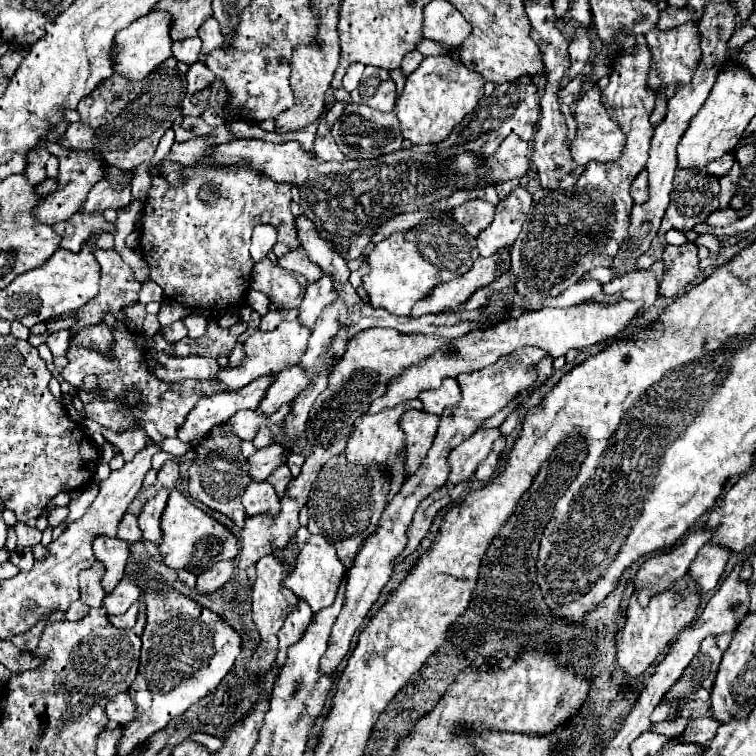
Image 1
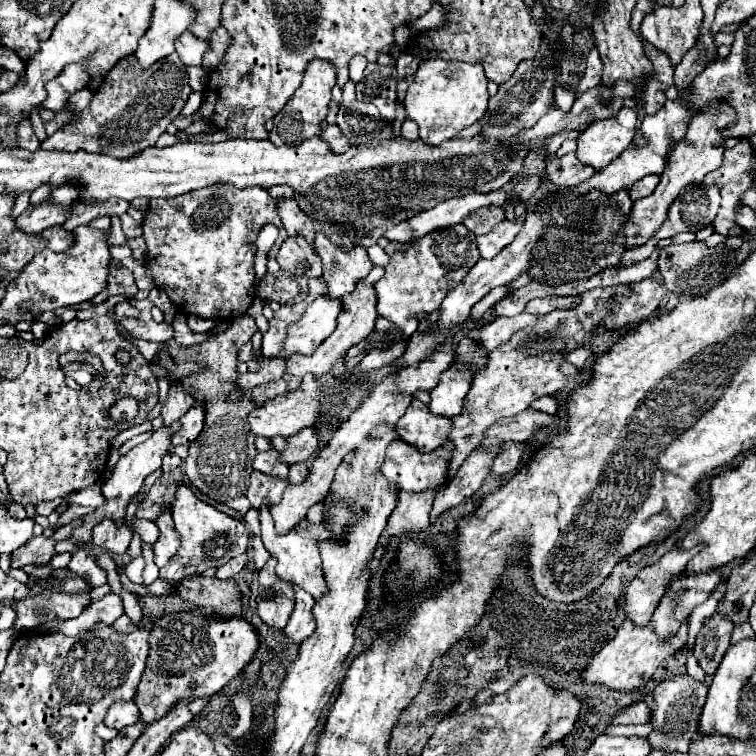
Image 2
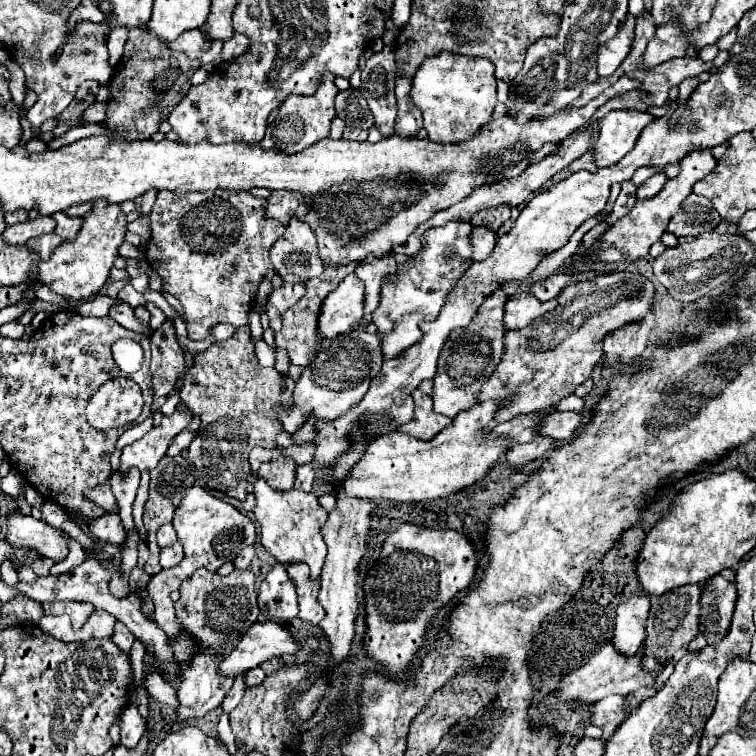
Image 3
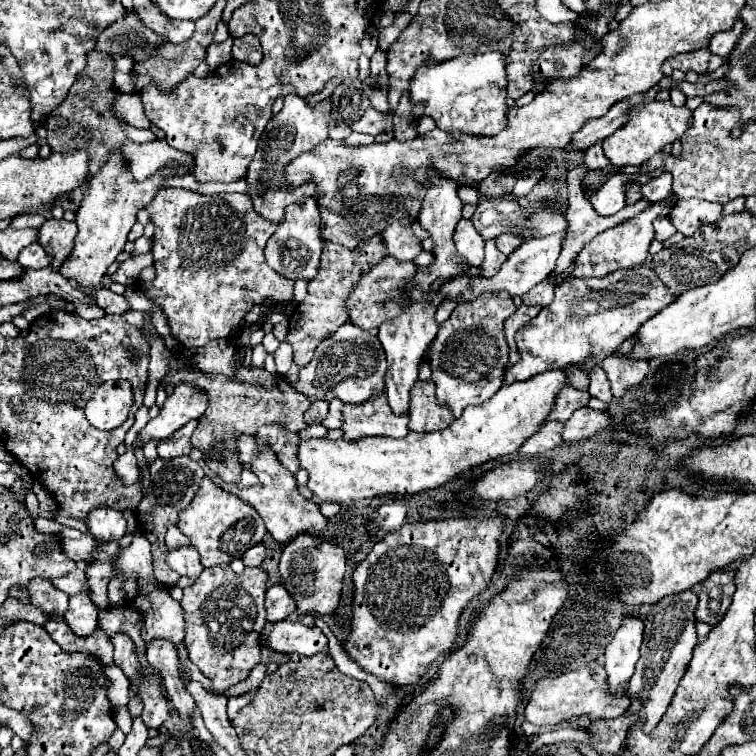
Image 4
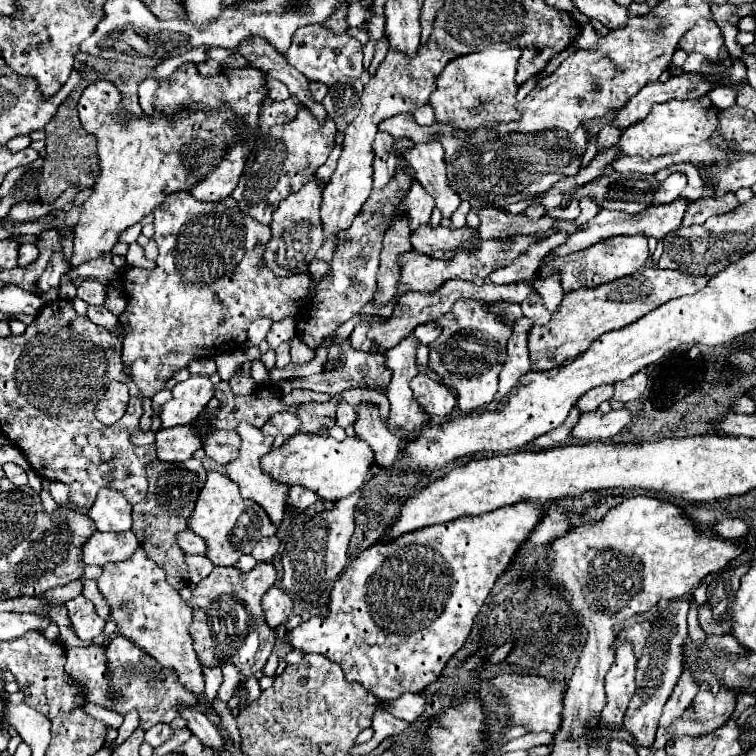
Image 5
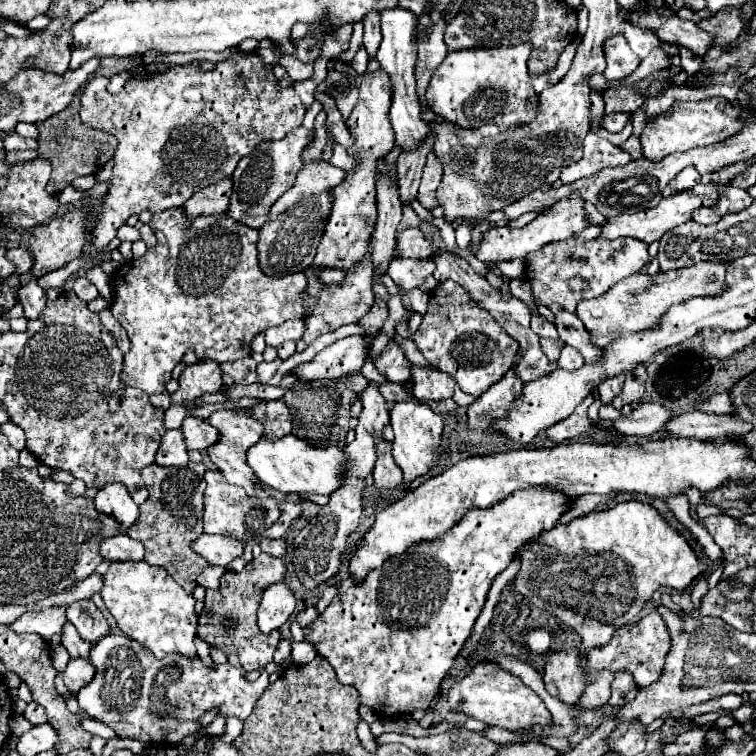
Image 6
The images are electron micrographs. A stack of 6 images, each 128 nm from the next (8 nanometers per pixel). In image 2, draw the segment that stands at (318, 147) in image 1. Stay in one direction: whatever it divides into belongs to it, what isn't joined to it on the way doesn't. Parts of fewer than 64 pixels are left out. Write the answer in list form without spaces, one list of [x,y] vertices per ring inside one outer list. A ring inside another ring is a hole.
[[[324,120],[324,134],[320,134],[320,138],[332,148],[332,152],[346,152],[350,148],[348,140],[342,136],[336,124],[328,124],[326,120]]]

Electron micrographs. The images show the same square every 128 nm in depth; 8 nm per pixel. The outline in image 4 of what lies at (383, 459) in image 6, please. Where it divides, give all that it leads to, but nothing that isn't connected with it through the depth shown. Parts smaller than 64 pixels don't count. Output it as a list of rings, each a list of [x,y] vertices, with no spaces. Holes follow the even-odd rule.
[[[384,392],[370,396],[364,404],[348,404],[342,408],[344,440],[360,440],[366,436],[404,438],[408,434],[408,414],[396,416],[388,406]]]

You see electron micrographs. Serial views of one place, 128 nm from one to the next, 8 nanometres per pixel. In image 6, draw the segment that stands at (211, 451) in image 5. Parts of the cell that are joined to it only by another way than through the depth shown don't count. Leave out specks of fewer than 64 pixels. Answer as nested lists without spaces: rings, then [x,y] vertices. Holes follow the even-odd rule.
[[[186,416],[184,418],[182,432],[184,432],[184,438],[186,438],[188,450],[206,450],[218,438],[216,428],[212,428],[208,422],[204,422],[196,416]]]

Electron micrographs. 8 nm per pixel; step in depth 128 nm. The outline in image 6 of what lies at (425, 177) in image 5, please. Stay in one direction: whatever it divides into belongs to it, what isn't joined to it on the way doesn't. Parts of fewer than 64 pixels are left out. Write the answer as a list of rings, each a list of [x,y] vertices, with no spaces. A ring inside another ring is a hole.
[[[392,8],[384,10],[380,14],[382,18],[382,44],[378,48],[376,60],[380,62],[380,68],[390,74],[392,86],[394,86],[394,98],[390,108],[390,120],[392,128],[396,132],[396,144],[402,150],[416,150],[428,136],[428,124],[420,120],[420,102],[416,94],[416,16],[404,8]]]

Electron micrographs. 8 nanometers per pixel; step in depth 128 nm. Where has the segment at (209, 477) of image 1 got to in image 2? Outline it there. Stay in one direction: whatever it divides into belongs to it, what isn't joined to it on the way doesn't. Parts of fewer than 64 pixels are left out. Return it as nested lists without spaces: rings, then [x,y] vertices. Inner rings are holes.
[[[112,296],[108,298],[104,304],[100,306],[88,306],[82,310],[76,312],[76,318],[78,320],[90,320],[92,316],[100,316],[100,314],[106,314],[110,316],[116,326],[118,326],[118,332],[122,336],[126,336],[128,340],[132,340],[136,344],[136,348],[140,350],[140,354],[150,360],[154,356],[154,352],[166,348],[168,354],[176,360],[176,362],[196,362],[200,366],[206,366],[208,370],[204,374],[198,374],[198,376],[192,376],[192,378],[186,378],[182,384],[190,388],[190,392],[194,394],[196,402],[202,402],[206,406],[206,424],[204,424],[204,430],[200,432],[200,436],[190,444],[190,454],[186,458],[186,476],[190,480],[190,484],[194,488],[198,488],[202,494],[206,494],[208,498],[220,502],[220,504],[226,504],[230,508],[234,508],[236,512],[240,512],[240,516],[244,516],[248,510],[250,510],[250,502],[246,498],[246,488],[248,488],[248,476],[252,474],[252,460],[256,456],[256,448],[254,448],[254,434],[250,434],[250,428],[248,428],[248,412],[258,408],[260,404],[264,404],[266,400],[270,398],[276,398],[280,394],[286,394],[286,382],[284,380],[278,380],[278,382],[268,382],[268,384],[260,384],[248,392],[244,392],[244,398],[240,402],[228,402],[228,392],[236,388],[234,380],[238,378],[236,374],[236,366],[238,366],[238,360],[236,360],[236,352],[240,346],[244,346],[246,342],[250,342],[252,334],[258,330],[256,324],[254,324],[254,318],[244,314],[240,318],[236,318],[232,322],[232,326],[226,330],[226,332],[220,332],[218,336],[210,338],[208,342],[204,344],[198,344],[198,346],[180,346],[174,338],[164,342],[164,344],[156,344],[156,342],[146,342],[146,340],[138,340],[134,336],[128,336],[128,332],[124,332],[124,328],[120,328],[120,318],[114,314],[114,308],[116,304],[120,304],[124,300],[124,296]]]

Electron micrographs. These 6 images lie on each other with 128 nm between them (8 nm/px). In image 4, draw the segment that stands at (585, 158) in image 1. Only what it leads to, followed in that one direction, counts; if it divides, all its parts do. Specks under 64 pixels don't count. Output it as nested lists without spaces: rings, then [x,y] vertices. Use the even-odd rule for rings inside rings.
[[[648,102],[642,104],[642,108],[632,108],[628,114],[628,122],[618,128],[612,136],[604,138],[604,156],[614,166],[642,166],[646,160],[650,160],[656,152],[660,152],[666,144],[674,144],[682,134],[688,130],[688,118],[692,118],[692,112],[682,106],[676,108],[672,102]]]

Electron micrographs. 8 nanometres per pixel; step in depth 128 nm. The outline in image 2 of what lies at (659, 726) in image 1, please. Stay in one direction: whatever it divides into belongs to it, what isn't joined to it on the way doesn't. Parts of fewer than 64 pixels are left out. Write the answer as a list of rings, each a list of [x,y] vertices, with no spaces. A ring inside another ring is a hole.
[[[650,724],[639,725],[611,725],[604,731],[605,734],[612,736],[639,736],[646,737],[651,731]]]

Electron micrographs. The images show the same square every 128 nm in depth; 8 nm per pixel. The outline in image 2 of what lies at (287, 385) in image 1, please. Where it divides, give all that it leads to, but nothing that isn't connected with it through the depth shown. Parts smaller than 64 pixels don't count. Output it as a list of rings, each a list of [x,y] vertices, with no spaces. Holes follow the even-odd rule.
[[[372,268],[372,272],[364,280],[360,280],[356,284],[354,292],[342,298],[342,302],[344,302],[344,314],[340,314],[340,320],[338,320],[336,330],[316,348],[316,352],[312,356],[300,356],[300,354],[296,354],[296,356],[292,356],[292,358],[286,360],[286,372],[284,372],[282,378],[288,384],[288,390],[296,390],[302,384],[304,374],[322,376],[328,370],[332,370],[334,368],[334,362],[340,360],[340,358],[344,358],[346,352],[348,352],[348,348],[352,348],[358,342],[362,342],[366,338],[366,332],[372,332],[374,330],[374,322],[378,318],[378,312],[376,312],[376,296],[374,296],[376,292],[372,288],[372,282],[376,282],[382,274],[384,274],[382,268]]]

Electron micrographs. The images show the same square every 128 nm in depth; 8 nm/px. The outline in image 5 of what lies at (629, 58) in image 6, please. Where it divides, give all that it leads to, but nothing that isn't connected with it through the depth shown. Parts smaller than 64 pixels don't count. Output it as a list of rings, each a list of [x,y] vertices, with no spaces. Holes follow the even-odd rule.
[[[591,24],[581,27],[580,34],[576,38],[574,45],[583,49],[596,48],[599,40],[599,35],[595,32]]]

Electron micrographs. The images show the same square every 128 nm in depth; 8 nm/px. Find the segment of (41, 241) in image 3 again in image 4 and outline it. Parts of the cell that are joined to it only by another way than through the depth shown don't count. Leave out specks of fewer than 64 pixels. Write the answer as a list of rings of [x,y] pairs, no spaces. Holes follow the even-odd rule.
[[[34,242],[34,244],[30,244],[28,248],[24,248],[24,250],[20,252],[18,262],[20,262],[24,268],[36,268],[36,270],[38,270],[38,268],[50,266],[52,256],[50,256],[38,242]]]

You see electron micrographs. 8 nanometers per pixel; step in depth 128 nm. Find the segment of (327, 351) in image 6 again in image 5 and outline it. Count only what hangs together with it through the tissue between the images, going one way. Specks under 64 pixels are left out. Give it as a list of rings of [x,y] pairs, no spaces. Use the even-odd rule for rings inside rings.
[[[448,280],[444,282],[434,294],[422,294],[422,292],[406,292],[398,298],[398,304],[392,312],[390,318],[386,318],[384,322],[360,322],[354,330],[352,330],[352,348],[356,350],[370,350],[372,342],[378,344],[378,352],[384,352],[384,348],[392,348],[396,346],[404,336],[408,336],[416,326],[432,322],[440,316],[444,316],[444,312],[448,312],[452,308],[452,304],[456,304],[456,300],[508,300],[510,304],[522,304],[522,300],[534,290],[534,282],[514,282],[514,284],[474,284],[468,280]]]

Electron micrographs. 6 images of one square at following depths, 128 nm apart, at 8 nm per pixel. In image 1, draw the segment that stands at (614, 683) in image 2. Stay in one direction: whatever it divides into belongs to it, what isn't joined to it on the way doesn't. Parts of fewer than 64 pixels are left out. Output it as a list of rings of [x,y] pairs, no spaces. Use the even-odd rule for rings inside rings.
[[[688,576],[676,580],[672,584],[672,588],[652,596],[648,606],[640,606],[636,600],[636,594],[632,594],[626,626],[616,634],[616,644],[618,644],[616,664],[630,676],[642,676],[646,672],[646,668],[660,654],[664,654],[668,650],[672,638],[676,638],[686,626],[690,626],[694,622],[698,604],[700,604],[700,592],[696,592],[696,588],[692,588],[692,580],[688,580]]]

